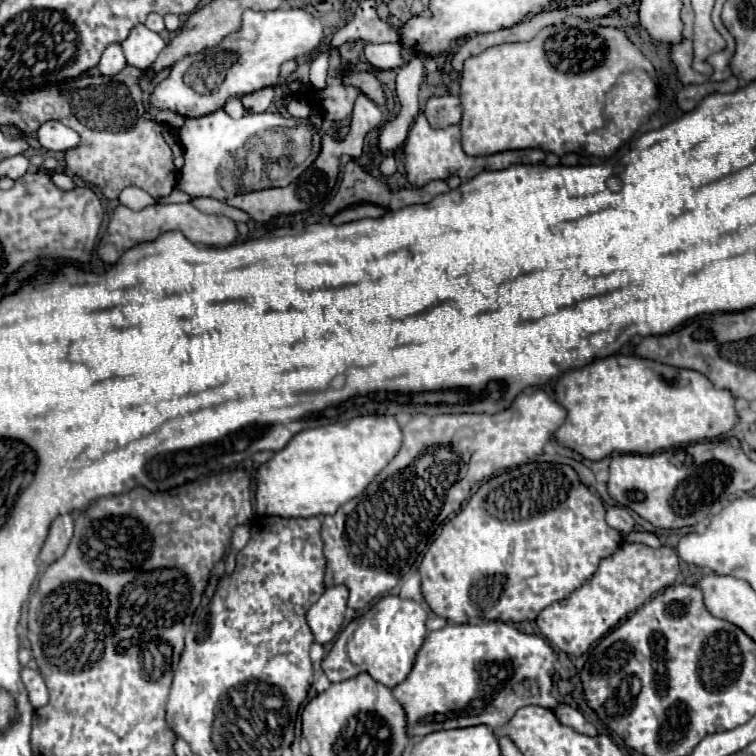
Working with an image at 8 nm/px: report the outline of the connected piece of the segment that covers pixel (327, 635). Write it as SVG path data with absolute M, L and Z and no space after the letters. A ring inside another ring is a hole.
M332 586L322 594L322 598L316 604L310 606L306 620L314 634L316 644L324 646L332 642L340 632L344 622L346 598L348 598L348 590L344 586Z

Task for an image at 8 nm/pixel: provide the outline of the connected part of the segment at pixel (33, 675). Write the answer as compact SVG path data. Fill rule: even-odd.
M24 668L22 670L22 682L28 690L28 696L30 696L30 704L34 708L40 708L40 706L46 706L48 704L48 688L44 684L44 678L38 670L32 670L32 668Z

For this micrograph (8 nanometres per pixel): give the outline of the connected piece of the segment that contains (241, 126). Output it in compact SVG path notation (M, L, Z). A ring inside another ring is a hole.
M216 110L216 112L208 114L208 116L202 116L202 118L186 118L184 126L180 128L184 166L180 170L180 182L176 184L176 188L186 192L192 198L210 196L210 198L226 200L228 192L218 182L218 166L220 166L220 162L230 152L240 150L248 142L248 138L254 136L256 132L260 132L264 128L272 128L272 126L296 126L296 124L298 124L298 120L282 118L282 114L272 114L272 112L244 114L240 120L234 120L224 110Z

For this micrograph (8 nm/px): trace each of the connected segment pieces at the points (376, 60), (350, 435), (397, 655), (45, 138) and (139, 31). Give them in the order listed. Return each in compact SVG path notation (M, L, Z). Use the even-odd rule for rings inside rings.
M366 44L366 52L370 54L370 64L380 70L398 68L404 62L398 44Z
M358 416L348 422L318 426L298 432L280 452L276 452L256 472L256 514L276 514L284 518L326 516L342 504L360 496L372 478L396 456L402 444L402 432L394 416Z
M400 596L380 598L366 614L354 618L334 642L330 654L322 662L324 674L330 682L342 682L368 672L376 682L394 688L404 682L412 664L416 662L416 652L426 638L426 612L414 600L404 600Z
M52 120L52 122L46 122L38 128L38 142L42 144L44 150L66 152L66 150L76 148L80 144L80 134L68 126Z
M138 24L130 32L130 36L122 42L122 50L128 64L142 72L156 62L156 56L160 56L164 48L166 48L166 42L162 40L162 36L148 30L144 24Z

